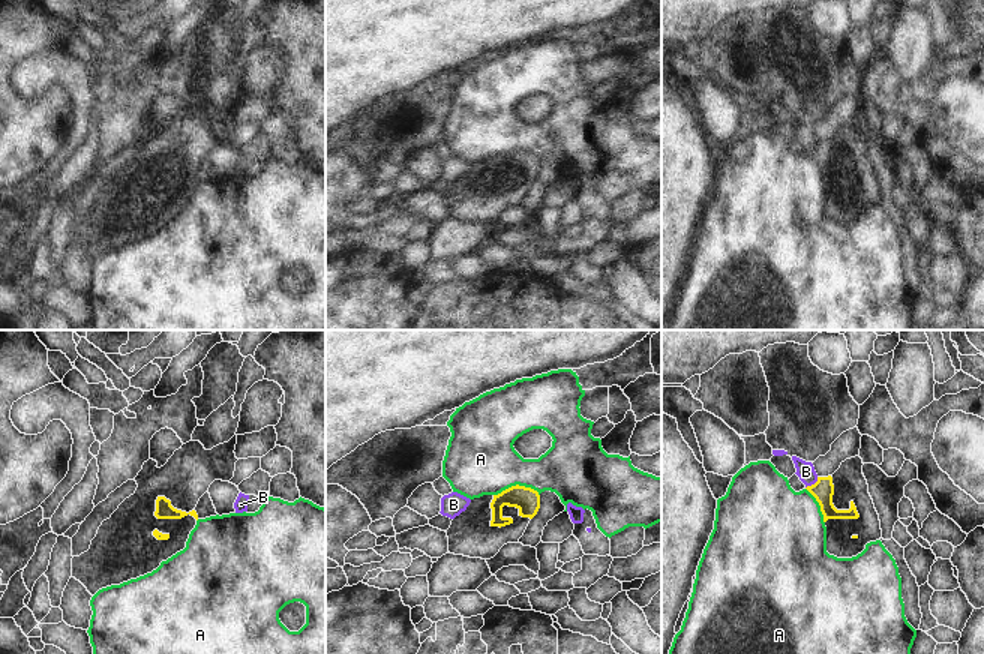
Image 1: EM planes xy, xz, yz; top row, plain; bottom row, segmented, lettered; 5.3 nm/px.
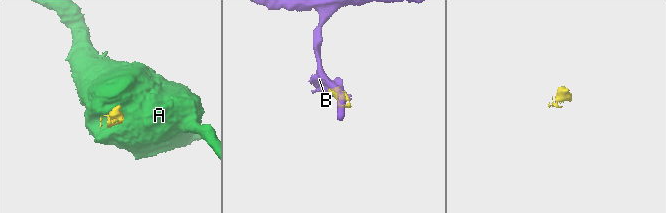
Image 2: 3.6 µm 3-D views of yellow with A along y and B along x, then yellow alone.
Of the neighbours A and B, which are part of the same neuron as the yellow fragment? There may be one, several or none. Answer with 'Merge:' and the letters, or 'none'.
Merge: none

